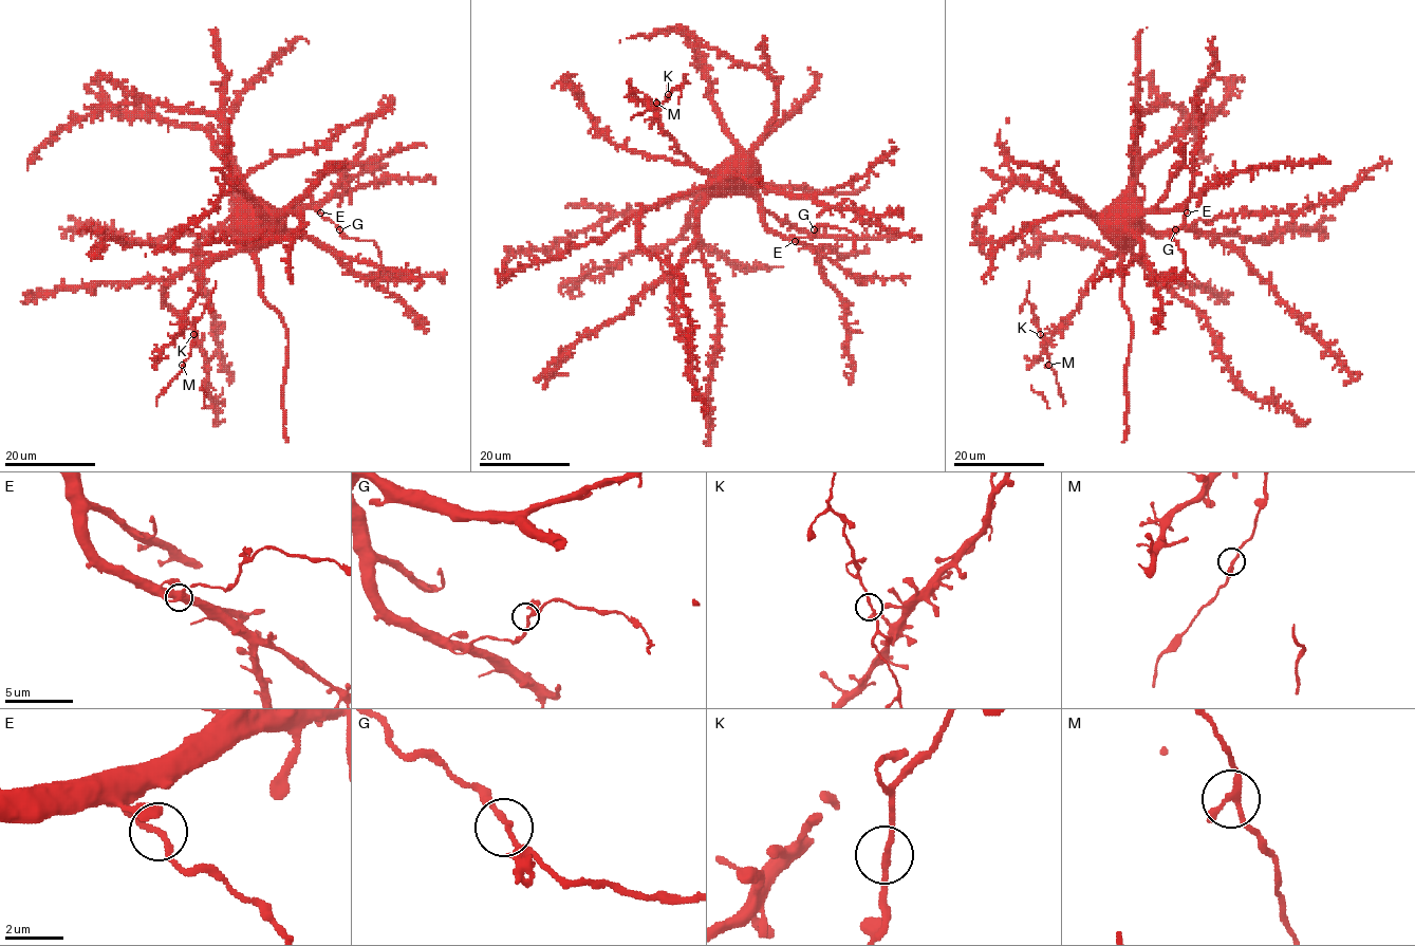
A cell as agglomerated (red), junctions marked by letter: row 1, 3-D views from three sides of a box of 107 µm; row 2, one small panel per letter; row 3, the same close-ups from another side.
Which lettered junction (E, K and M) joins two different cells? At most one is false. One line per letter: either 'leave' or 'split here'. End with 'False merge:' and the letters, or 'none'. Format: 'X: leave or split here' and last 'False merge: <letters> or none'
E: split here
K: leave
M: leave
False merge: E

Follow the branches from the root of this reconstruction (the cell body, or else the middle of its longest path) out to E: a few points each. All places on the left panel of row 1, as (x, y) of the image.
E: (233, 218), (238, 212), (280, 212), (305, 208), (315, 208), (320, 212)

